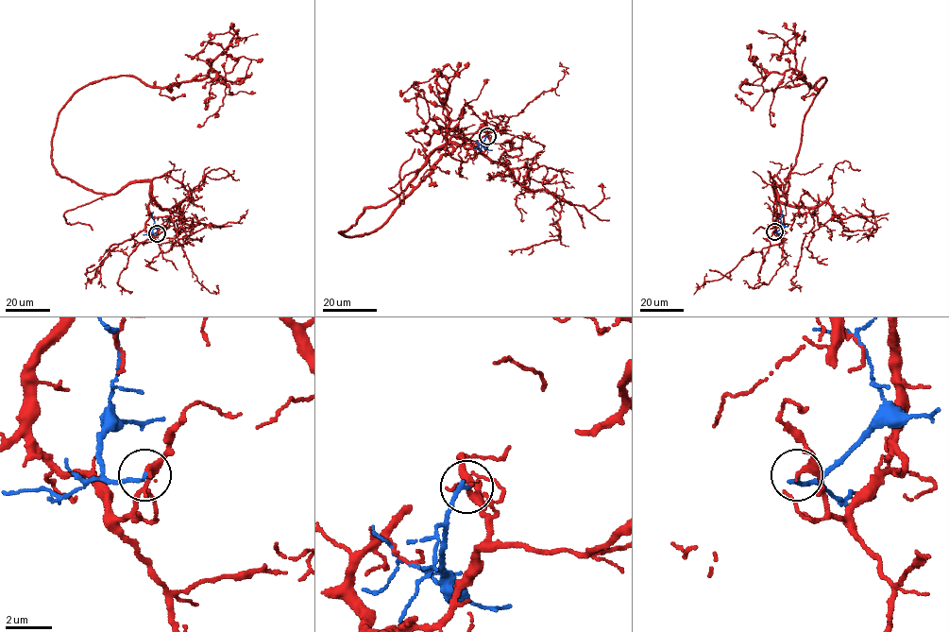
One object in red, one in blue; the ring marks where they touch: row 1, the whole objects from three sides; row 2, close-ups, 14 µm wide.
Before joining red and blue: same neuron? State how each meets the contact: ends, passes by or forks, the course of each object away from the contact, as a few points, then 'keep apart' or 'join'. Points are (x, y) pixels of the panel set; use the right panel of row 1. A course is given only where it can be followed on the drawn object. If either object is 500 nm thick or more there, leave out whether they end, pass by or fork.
red passes by; blue ends; course red (774, 231), (771, 183), (786, 194), (827, 80), (762, 76), (747, 48); course blue (774, 231), (782, 227), (782, 210); keep apart

